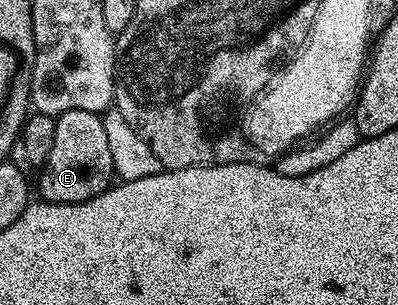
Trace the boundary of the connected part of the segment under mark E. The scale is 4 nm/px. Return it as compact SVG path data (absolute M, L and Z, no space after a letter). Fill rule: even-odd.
M69 109L58 115L55 125L52 149L39 171L38 198L44 203L80 203L105 193L116 173L102 118L93 111Z

